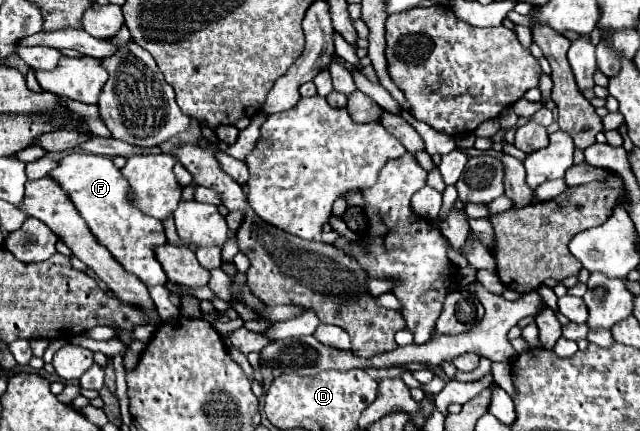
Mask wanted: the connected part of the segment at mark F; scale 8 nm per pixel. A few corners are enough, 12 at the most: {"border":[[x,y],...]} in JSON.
{"border":[[73,152],[47,176],[91,234],[145,286],[163,224],[127,200],[109,156]]}

